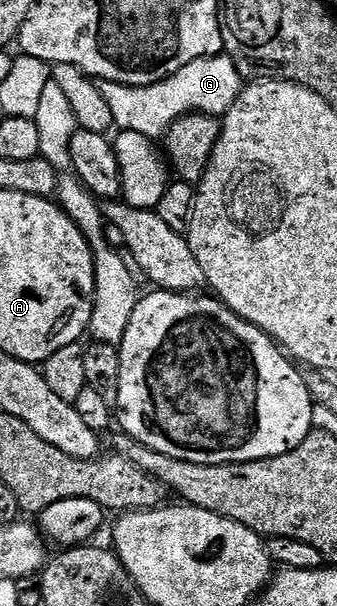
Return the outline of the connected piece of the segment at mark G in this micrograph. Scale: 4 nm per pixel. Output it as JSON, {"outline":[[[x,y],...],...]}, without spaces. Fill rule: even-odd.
{"outline":[[[220,55],[191,63],[161,84],[133,88],[112,81],[99,81],[97,86],[113,110],[114,124],[120,130],[135,131],[153,141],[162,138],[180,117],[196,112],[212,117],[226,116],[243,90],[243,79],[230,57]]]}

